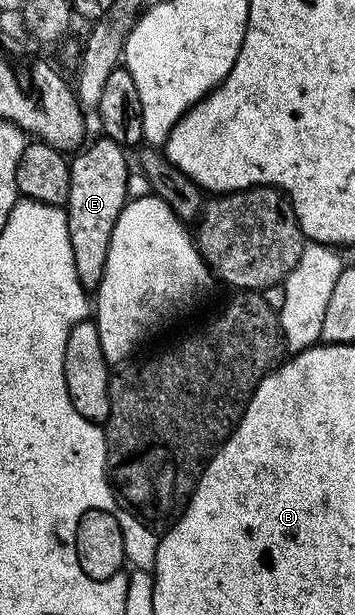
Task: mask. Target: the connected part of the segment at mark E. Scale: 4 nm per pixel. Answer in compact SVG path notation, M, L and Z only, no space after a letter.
M104 135L98 137L98 141L90 140L69 161L71 187L69 200L64 206L67 227L71 235L71 251L75 255L75 267L77 274L81 276L81 286L86 291L96 291L99 287L115 223L126 201L131 197L129 165L125 162L126 150L109 137Z

